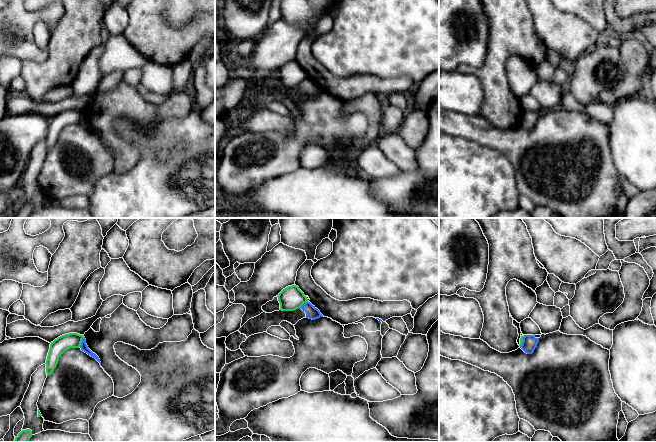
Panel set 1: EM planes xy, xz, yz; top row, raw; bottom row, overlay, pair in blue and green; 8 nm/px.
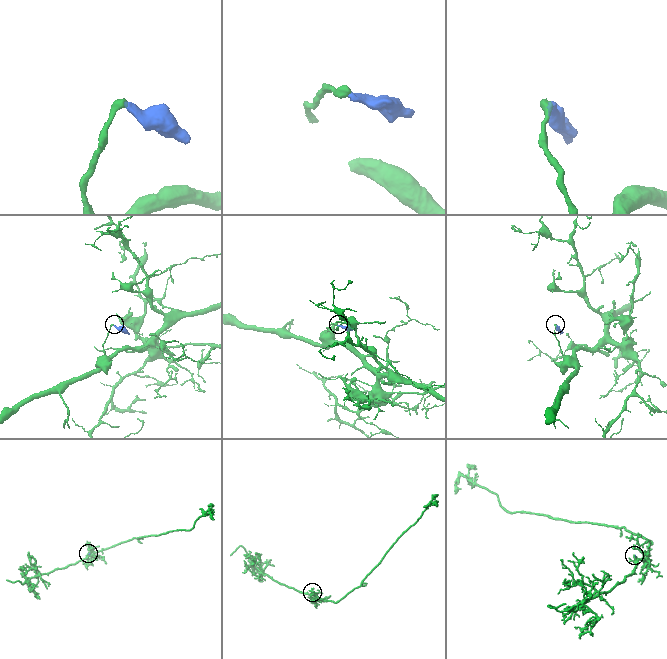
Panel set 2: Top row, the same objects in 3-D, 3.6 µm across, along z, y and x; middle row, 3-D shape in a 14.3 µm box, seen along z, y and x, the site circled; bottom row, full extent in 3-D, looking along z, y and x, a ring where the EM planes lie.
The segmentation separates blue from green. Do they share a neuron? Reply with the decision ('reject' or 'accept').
reject

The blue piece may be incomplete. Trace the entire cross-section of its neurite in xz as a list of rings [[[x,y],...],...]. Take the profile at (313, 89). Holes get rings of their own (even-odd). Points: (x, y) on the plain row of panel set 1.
[[[306,78],[299,85],[294,87],[279,86],[272,89],[263,88],[249,95],[238,107],[248,114],[254,110],[267,108],[267,105],[271,102],[280,102],[282,97],[287,97],[295,101],[303,94],[315,96],[320,93],[323,93],[320,87],[310,78]]]

